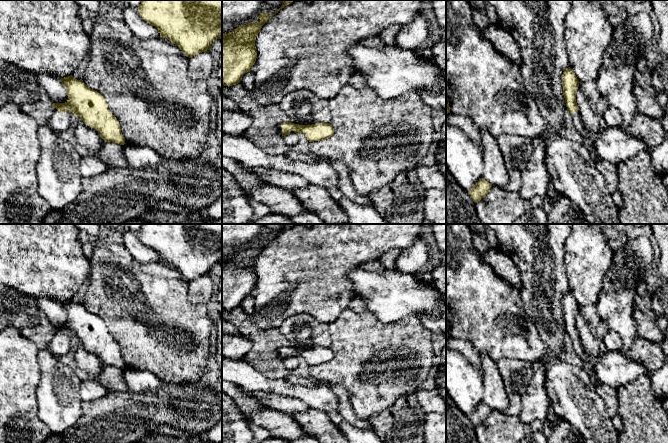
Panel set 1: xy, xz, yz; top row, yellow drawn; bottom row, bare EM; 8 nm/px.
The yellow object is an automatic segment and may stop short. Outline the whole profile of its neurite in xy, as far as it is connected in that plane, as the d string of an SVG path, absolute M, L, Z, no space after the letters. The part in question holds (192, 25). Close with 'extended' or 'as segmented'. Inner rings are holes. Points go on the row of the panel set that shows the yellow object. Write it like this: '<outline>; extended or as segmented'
M142 0L137 9L144 21L158 29L160 38L169 39L189 58L210 50L213 41L222 39L222 0Z; as segmented

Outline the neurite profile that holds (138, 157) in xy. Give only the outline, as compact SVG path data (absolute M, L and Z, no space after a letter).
M124 144L123 153L129 167L133 169L142 169L157 165L163 158L152 148L137 145Z

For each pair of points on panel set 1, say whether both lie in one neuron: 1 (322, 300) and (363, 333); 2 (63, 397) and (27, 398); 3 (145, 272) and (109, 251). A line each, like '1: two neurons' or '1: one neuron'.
1: two neurons
2: two neurons
3: one neuron

